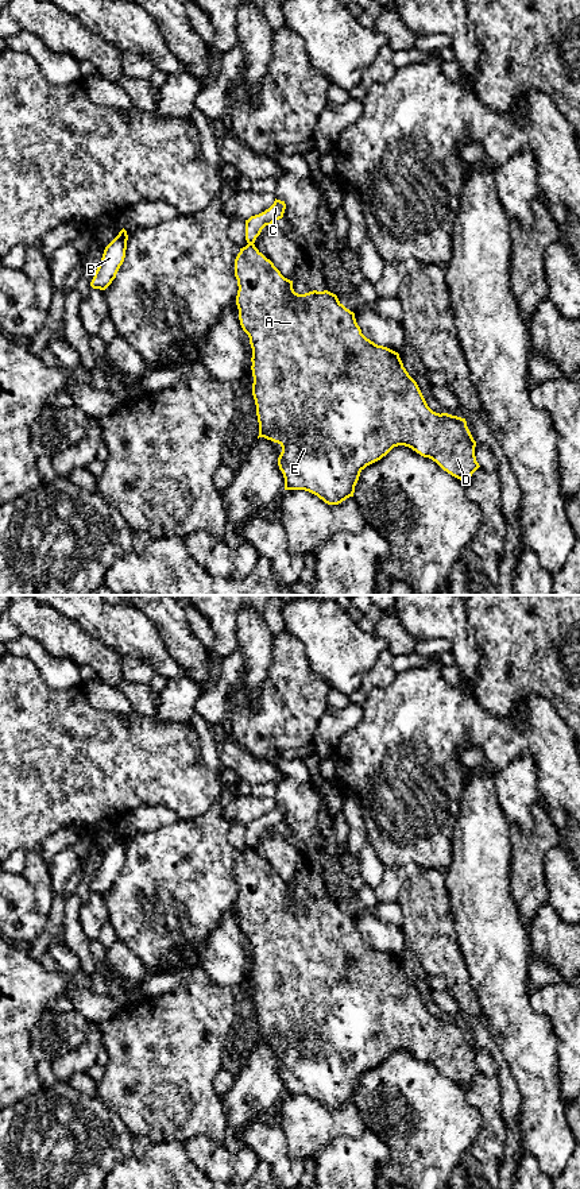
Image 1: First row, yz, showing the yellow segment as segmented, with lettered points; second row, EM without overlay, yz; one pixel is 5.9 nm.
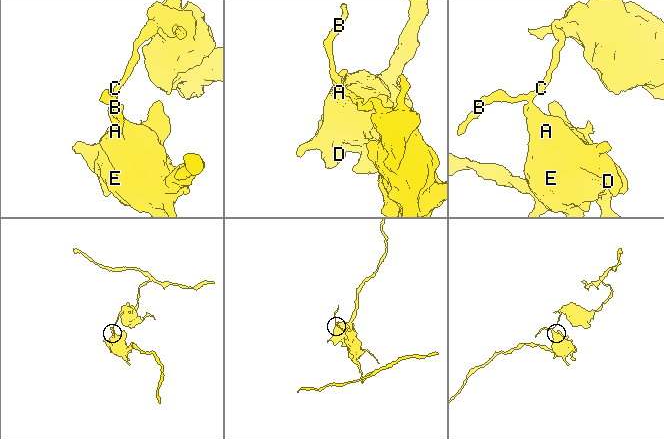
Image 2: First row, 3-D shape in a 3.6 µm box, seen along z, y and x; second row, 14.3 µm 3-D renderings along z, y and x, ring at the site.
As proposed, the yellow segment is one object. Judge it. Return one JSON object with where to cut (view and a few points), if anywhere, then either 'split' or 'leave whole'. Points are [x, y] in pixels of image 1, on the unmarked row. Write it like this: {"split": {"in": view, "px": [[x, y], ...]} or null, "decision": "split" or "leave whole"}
{"split": {"in": "yz", "px": [[248, 846], [252, 848]]}, "decision": "split"}

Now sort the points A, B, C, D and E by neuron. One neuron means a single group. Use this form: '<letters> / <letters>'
A D E / B C

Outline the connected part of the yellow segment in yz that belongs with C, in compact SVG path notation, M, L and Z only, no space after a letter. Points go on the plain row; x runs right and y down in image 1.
M275 803L274 808L268 814L245 825L247 848L255 848L256 842L266 830L271 830L274 826L283 822L285 814L285 806Z

